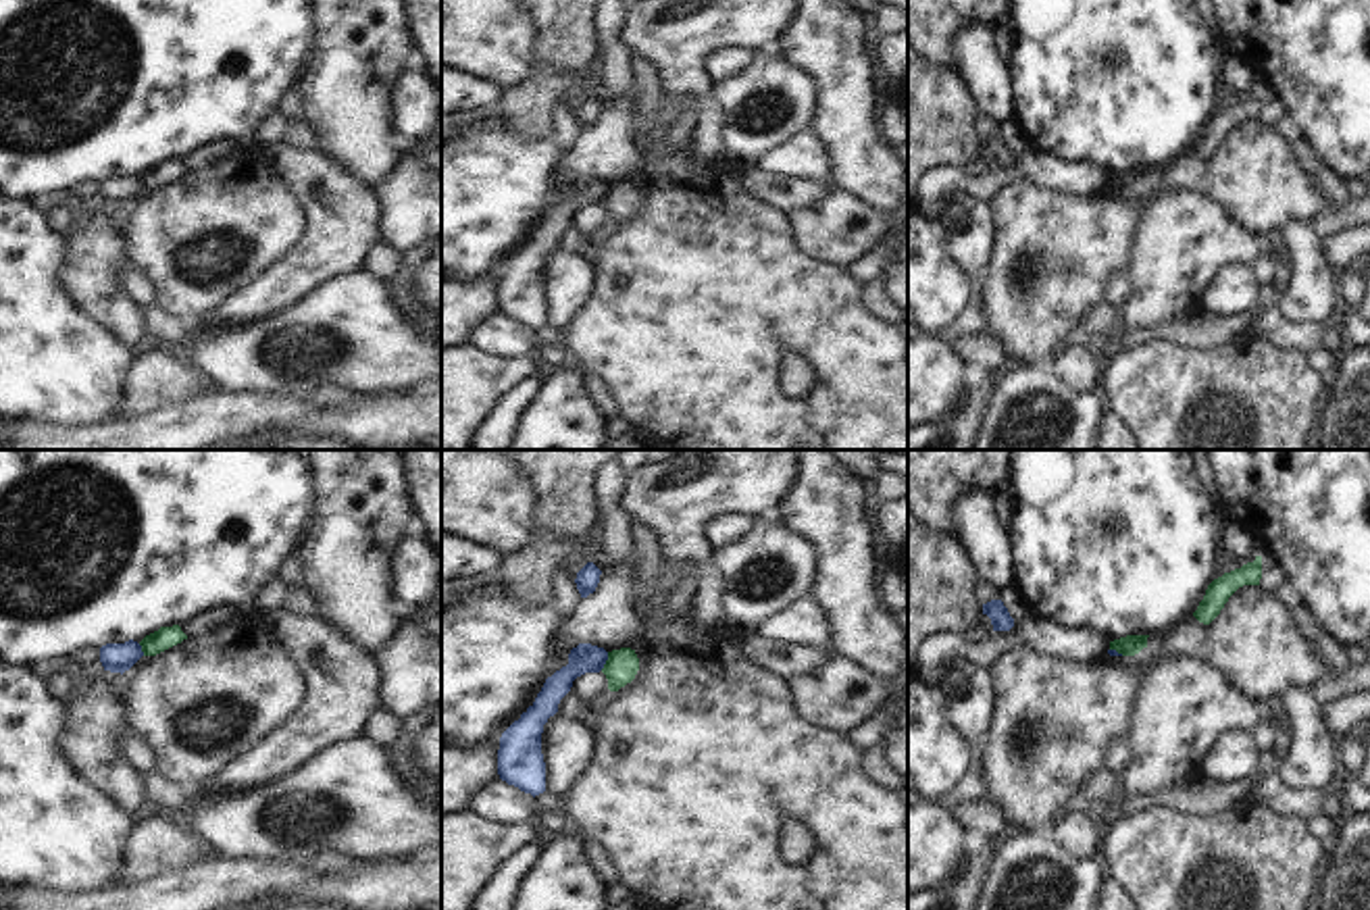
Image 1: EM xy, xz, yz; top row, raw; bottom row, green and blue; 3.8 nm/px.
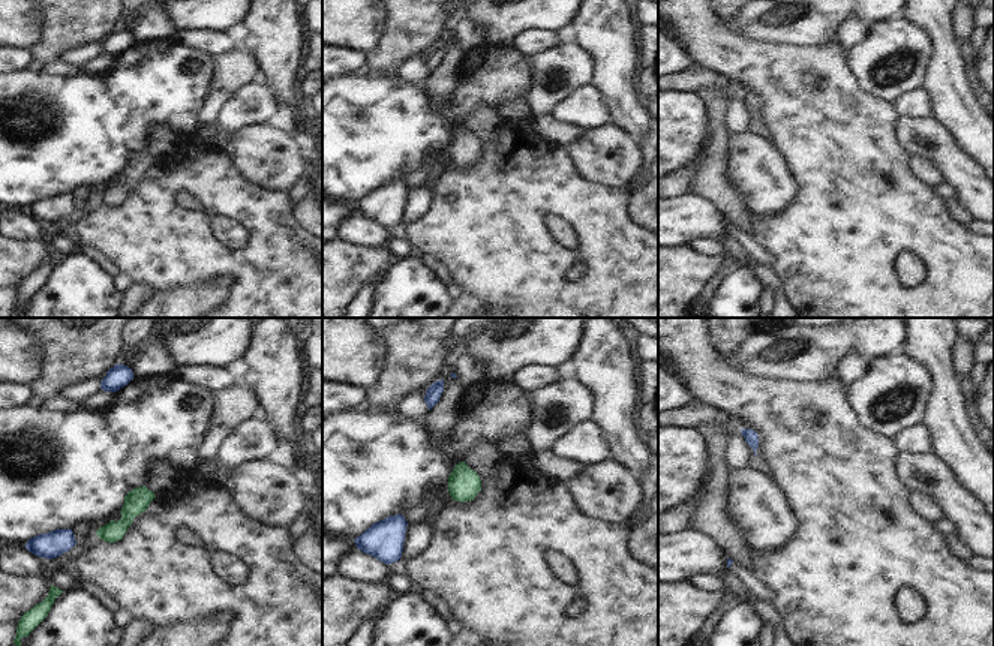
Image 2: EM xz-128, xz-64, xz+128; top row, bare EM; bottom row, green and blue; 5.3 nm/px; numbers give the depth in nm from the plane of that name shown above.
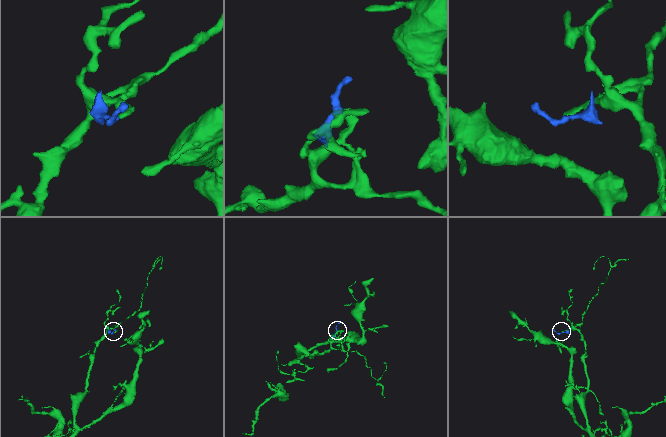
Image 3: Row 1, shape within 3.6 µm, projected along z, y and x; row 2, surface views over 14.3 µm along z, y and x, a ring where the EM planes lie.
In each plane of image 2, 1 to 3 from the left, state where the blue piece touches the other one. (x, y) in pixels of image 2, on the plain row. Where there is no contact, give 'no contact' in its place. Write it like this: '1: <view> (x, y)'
1: no contact
2: no contact
3: no contact

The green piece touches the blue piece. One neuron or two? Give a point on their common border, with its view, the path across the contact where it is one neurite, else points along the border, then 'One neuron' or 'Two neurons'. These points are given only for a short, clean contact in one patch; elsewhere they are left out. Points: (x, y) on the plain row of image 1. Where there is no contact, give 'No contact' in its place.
Touches green at xz (606, 194). Boundary: xz (609, 186), (600, 203). Two neurons.

